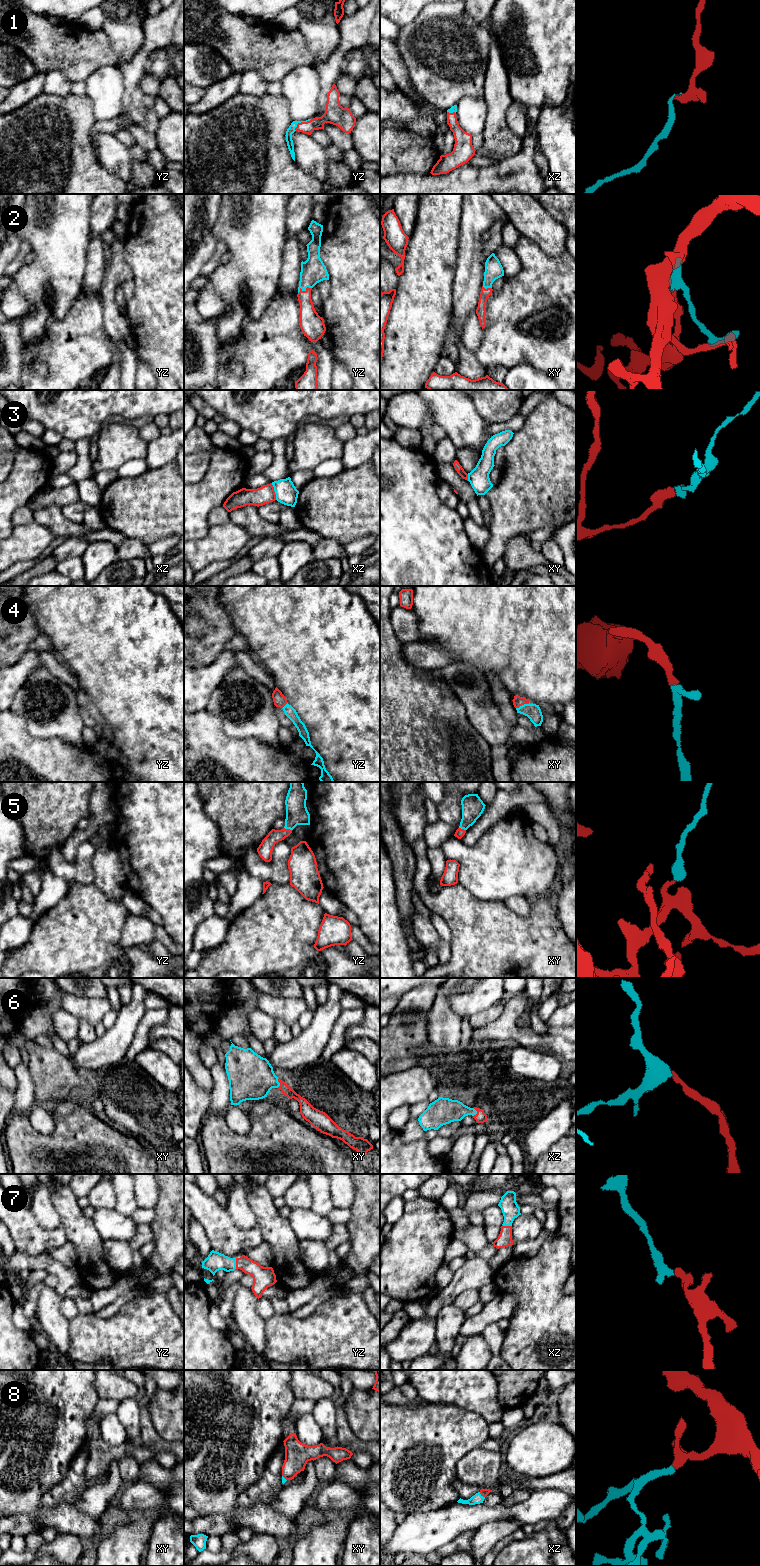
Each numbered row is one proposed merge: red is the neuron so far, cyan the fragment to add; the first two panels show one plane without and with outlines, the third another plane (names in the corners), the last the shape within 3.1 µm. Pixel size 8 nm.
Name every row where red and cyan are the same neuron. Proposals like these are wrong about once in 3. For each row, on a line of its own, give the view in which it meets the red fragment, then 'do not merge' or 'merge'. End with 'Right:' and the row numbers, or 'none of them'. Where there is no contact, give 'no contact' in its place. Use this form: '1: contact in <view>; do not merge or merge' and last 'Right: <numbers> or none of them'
1: contact in yz; merge
2: contact in yz; merge
3: contact in xz; do not merge
4: contact in xy; merge
5: contact in yz; merge
6: contact in xz; merge
7: contact in yz; merge
8: contact in xz; merge
Right: 1, 2, 4, 5, 6, 7, 8

